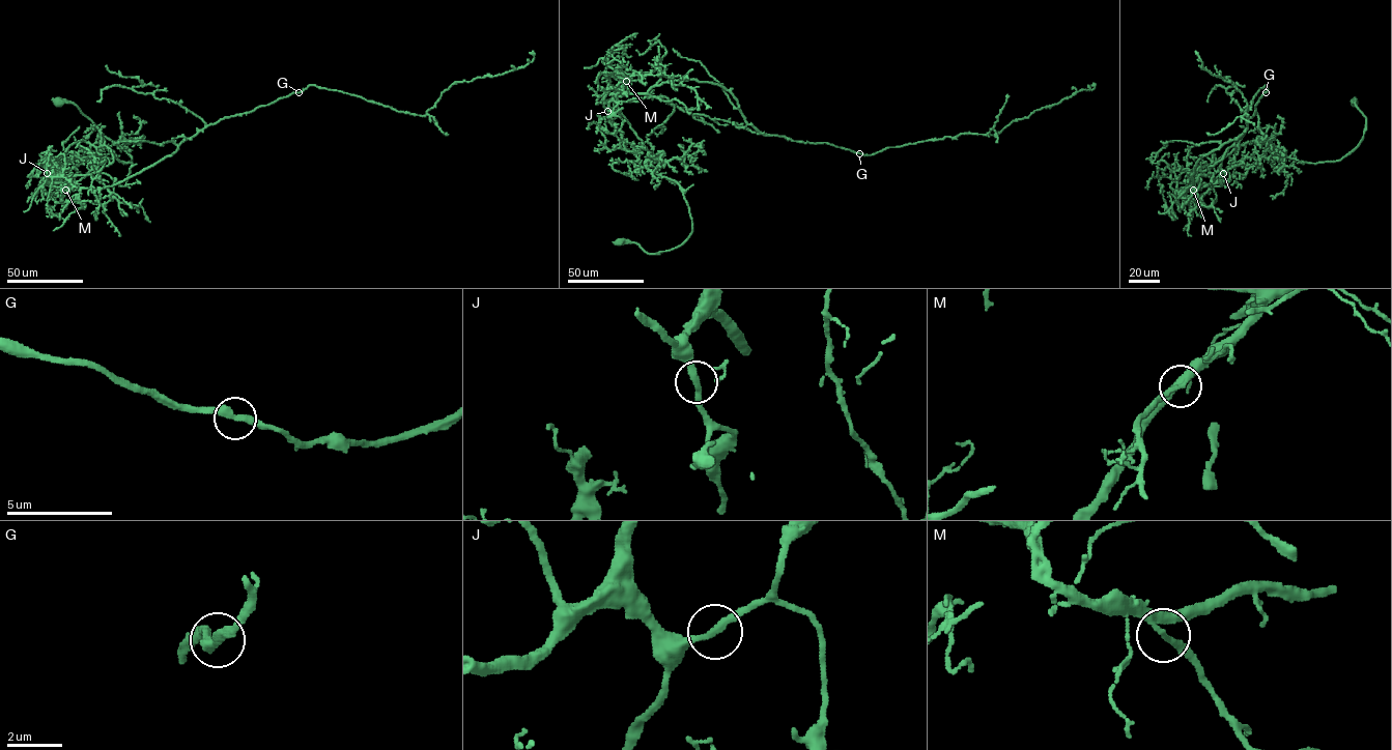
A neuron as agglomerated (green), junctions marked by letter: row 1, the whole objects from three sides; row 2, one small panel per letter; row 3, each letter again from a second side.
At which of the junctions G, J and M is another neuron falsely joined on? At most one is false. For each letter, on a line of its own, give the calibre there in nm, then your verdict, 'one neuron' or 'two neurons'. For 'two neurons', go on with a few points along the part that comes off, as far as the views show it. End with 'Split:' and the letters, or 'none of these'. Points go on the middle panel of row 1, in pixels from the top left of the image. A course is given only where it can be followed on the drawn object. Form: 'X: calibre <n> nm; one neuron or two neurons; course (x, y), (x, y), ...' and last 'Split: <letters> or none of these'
G: calibre 360 nm; one neuron
J: calibre 240 nm; two neurons; course (607, 111), (633, 74), (656, 66), (723, 87), (765, 135), (870, 154), (995, 135), (1089, 85)
M: calibre 240 nm; one neuron
Split: J

